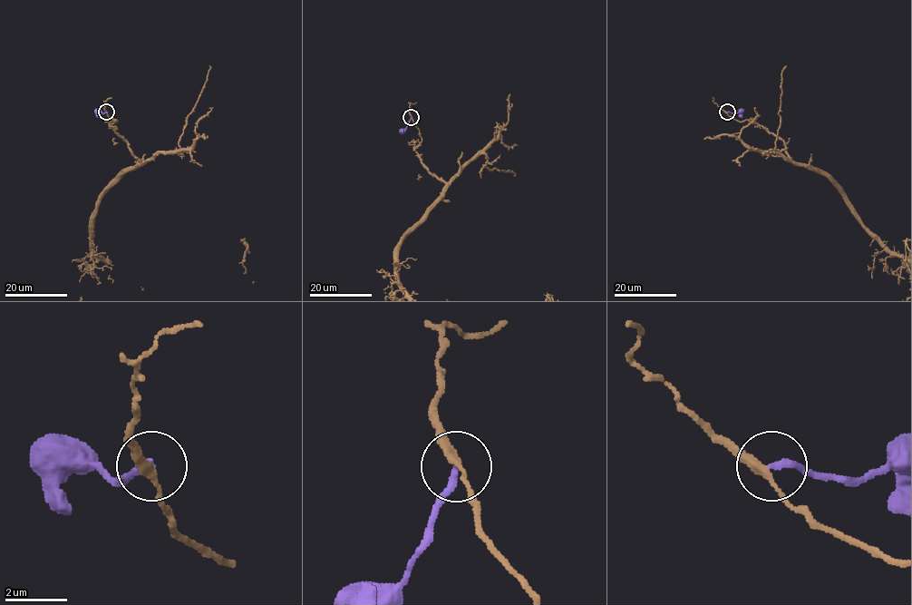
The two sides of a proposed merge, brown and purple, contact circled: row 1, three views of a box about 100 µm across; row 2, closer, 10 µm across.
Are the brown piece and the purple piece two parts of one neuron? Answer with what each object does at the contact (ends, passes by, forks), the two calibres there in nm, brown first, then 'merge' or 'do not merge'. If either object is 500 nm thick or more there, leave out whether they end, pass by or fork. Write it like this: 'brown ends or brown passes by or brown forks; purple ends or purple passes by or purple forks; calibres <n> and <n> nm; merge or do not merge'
brown passes by; purple ends; calibres 260 and 220 nm; do not merge

